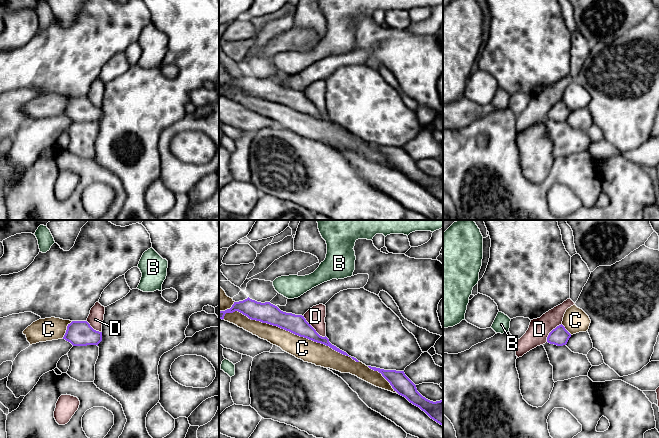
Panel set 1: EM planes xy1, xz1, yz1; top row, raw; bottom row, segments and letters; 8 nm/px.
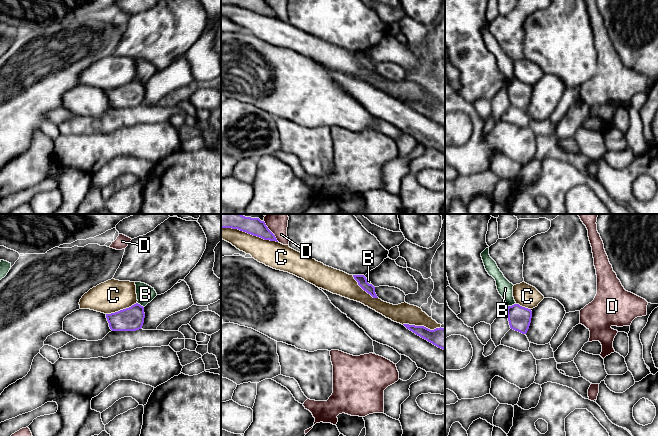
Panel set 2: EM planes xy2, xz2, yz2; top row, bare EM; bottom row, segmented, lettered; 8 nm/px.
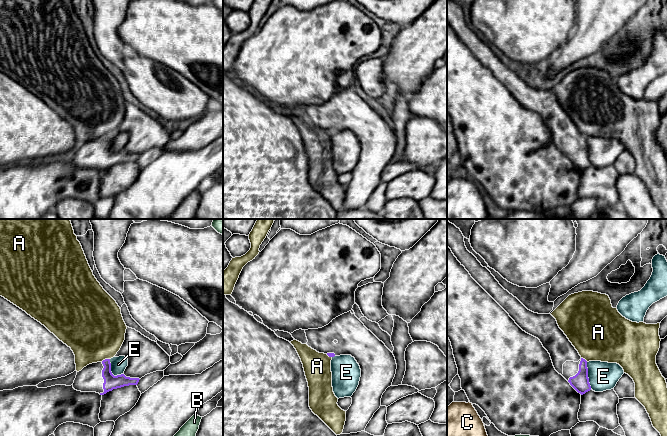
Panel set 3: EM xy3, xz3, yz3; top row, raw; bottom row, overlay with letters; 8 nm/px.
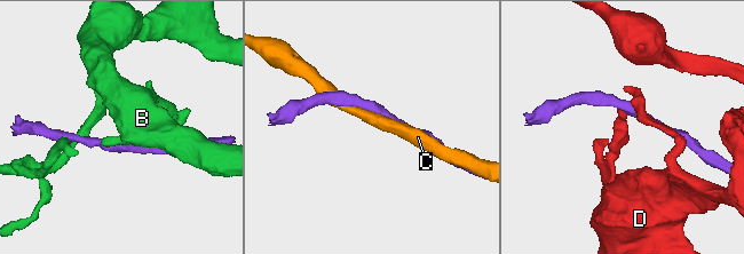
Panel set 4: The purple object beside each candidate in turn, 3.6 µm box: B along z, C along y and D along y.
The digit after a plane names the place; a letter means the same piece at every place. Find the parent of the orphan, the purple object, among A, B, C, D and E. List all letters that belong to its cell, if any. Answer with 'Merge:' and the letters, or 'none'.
Merge: none

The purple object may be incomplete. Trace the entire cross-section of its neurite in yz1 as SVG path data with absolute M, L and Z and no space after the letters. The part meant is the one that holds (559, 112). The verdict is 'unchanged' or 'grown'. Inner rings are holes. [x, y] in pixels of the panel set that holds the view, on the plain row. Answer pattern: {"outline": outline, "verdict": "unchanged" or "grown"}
{"outline": "M561 100L549 109L547 118L557 122L563 122L567 120L570 113L571 110Z", "verdict": "unchanged"}

